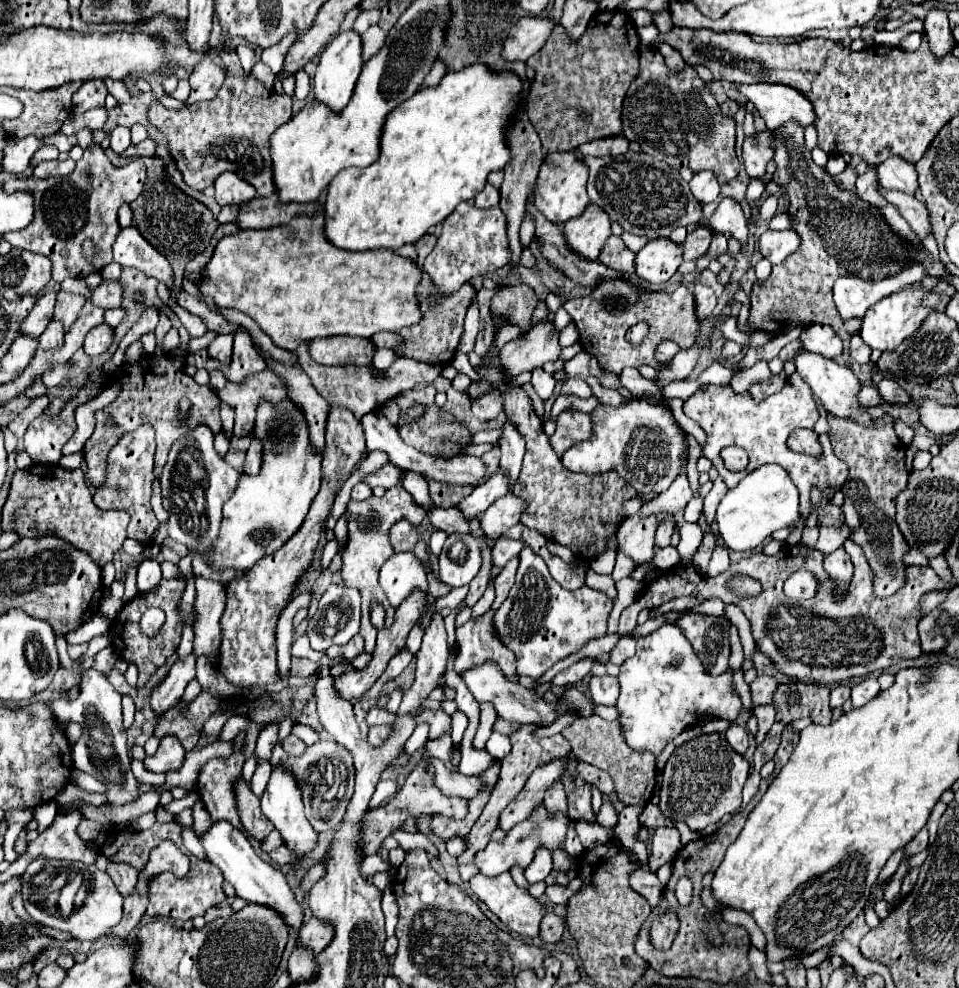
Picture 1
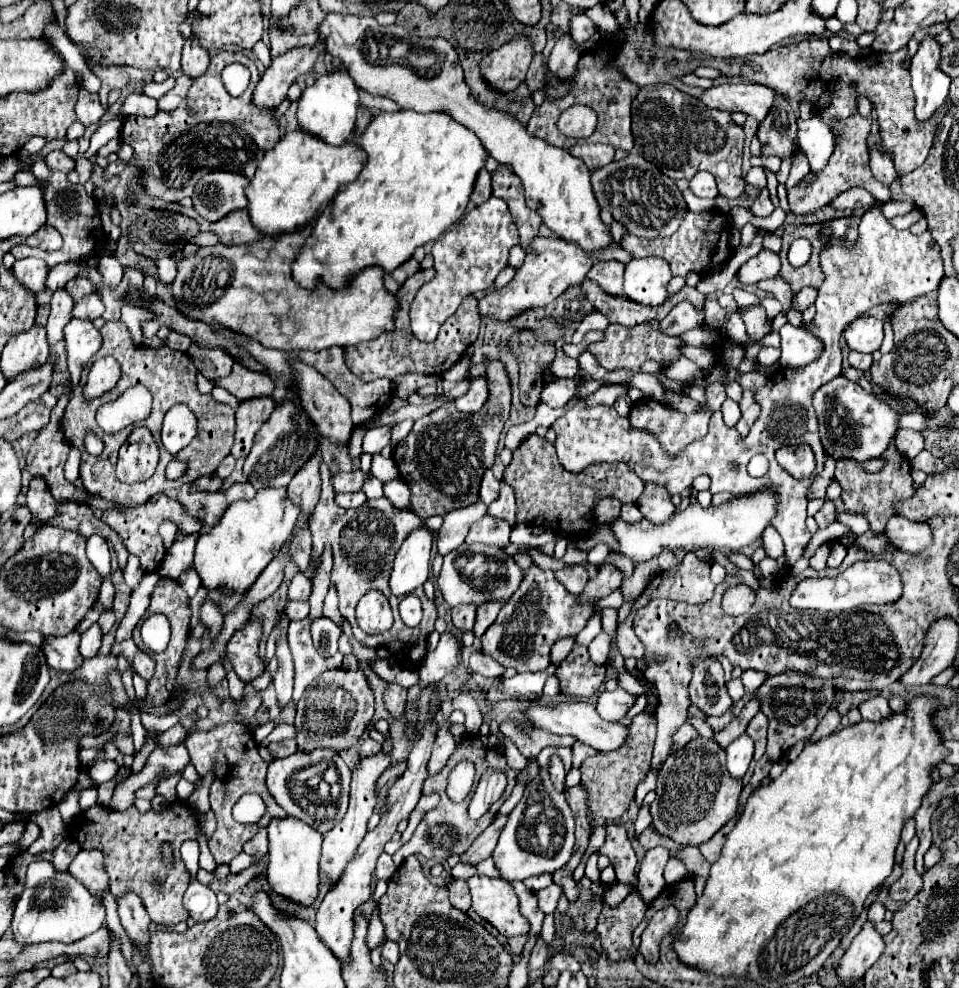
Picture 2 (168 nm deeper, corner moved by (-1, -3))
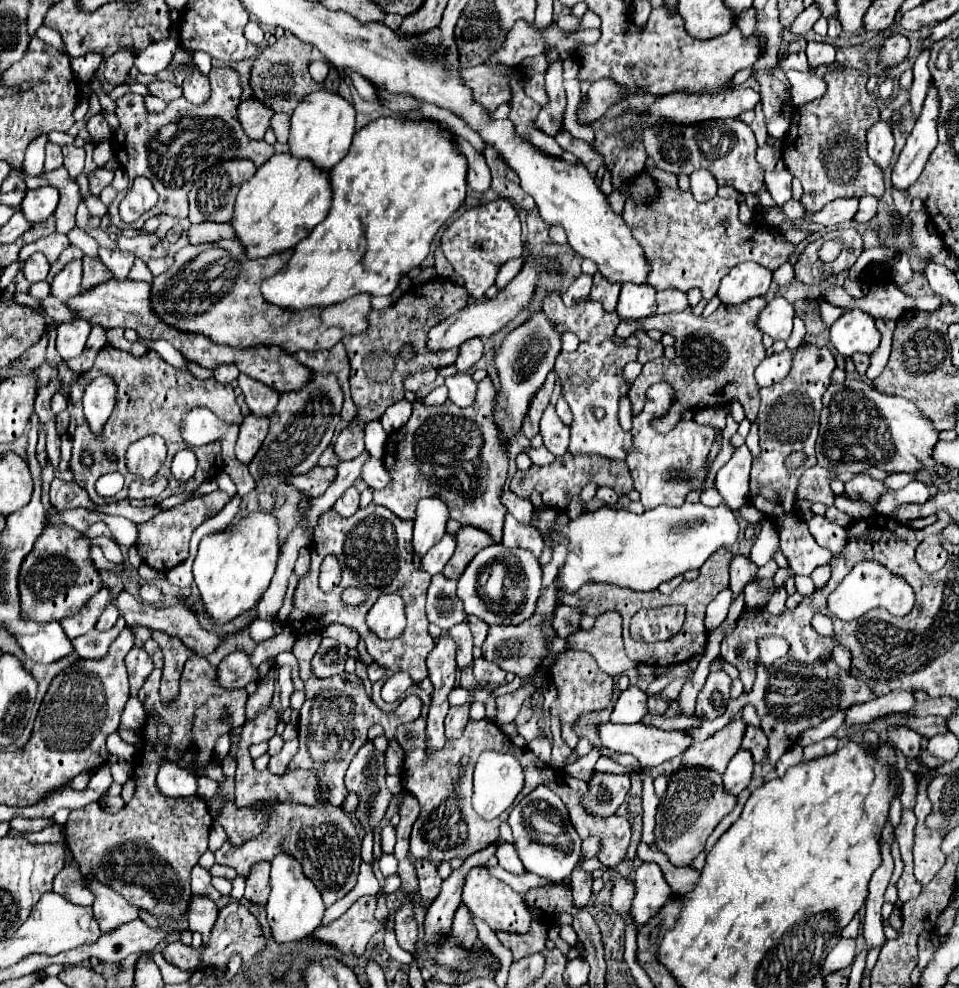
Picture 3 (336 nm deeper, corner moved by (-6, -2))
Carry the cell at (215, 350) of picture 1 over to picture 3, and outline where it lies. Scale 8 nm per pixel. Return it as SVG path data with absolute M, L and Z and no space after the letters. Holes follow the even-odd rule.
M220 365L214 369L214 379L220 383L234 383L238 379L240 371L234 365Z

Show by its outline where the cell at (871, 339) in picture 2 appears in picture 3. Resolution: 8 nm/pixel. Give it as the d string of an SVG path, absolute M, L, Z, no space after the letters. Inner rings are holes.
M860 309L846 311L830 327L830 345L844 357L854 353L872 353L880 343L880 331L876 329L874 317Z

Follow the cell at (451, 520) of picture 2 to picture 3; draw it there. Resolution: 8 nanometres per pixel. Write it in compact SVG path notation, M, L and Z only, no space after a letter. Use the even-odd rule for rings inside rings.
M446 533L444 539L442 539L436 547L432 547L426 555L422 555L422 561L420 561L422 571L426 571L426 573L430 573L430 575L442 573L444 565L448 563L448 559L452 557L452 553L454 553L454 549L456 549L454 537L456 537L456 535L448 535L448 533Z

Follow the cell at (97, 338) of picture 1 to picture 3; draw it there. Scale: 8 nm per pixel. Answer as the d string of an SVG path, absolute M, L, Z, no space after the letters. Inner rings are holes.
M76 319L74 323L62 323L58 325L58 337L56 337L56 349L60 357L66 361L70 357L78 357L84 347L86 339L90 335L90 325L82 319Z

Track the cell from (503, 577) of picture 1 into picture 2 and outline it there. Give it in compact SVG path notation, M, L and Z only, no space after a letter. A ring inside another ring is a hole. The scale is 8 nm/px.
M489 600L485 604L481 604L477 608L477 622L475 622L475 636L483 636L485 630L495 622L499 610L501 610L501 602L495 602L495 600Z

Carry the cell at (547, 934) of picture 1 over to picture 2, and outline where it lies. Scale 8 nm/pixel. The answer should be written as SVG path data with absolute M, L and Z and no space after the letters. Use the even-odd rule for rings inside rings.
M539 936L537 938L537 944L531 952L531 960L529 960L529 970L535 970L535 968L541 968L549 958L549 944Z

